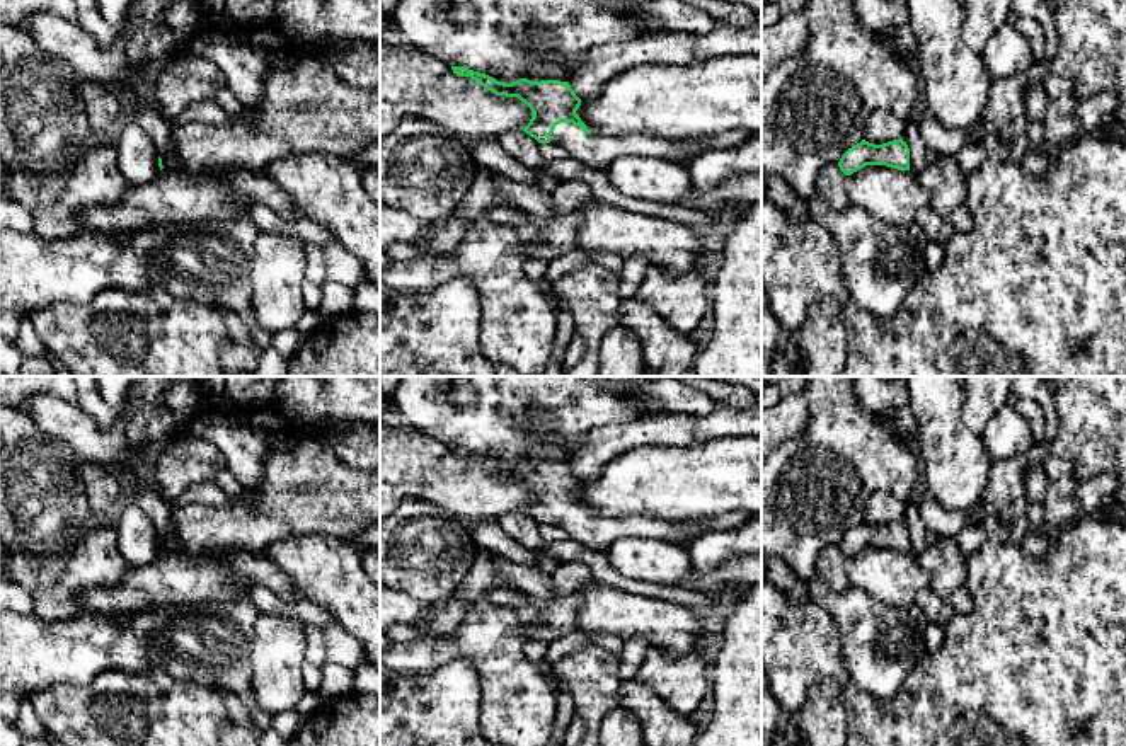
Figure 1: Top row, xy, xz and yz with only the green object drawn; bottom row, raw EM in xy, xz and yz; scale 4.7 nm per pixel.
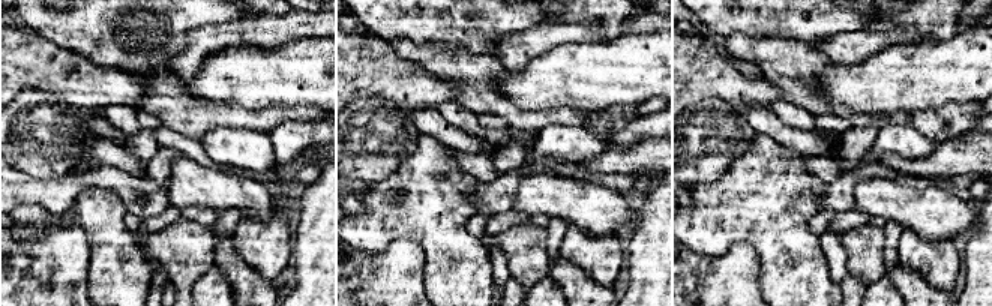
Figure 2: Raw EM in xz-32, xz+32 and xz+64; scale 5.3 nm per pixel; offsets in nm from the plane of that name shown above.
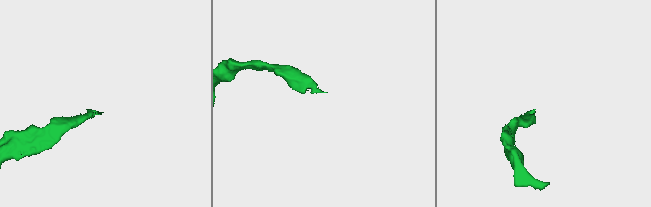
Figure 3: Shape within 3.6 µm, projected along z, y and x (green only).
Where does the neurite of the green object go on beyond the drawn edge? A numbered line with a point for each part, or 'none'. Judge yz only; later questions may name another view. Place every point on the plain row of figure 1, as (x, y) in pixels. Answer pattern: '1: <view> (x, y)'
none

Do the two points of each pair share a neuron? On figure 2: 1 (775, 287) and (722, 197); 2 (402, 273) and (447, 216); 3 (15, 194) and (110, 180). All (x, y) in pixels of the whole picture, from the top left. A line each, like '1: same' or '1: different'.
1: same
2: different
3: same

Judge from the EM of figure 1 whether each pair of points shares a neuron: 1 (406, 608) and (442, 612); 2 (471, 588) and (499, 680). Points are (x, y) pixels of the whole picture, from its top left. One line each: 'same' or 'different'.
1: same
2: same

